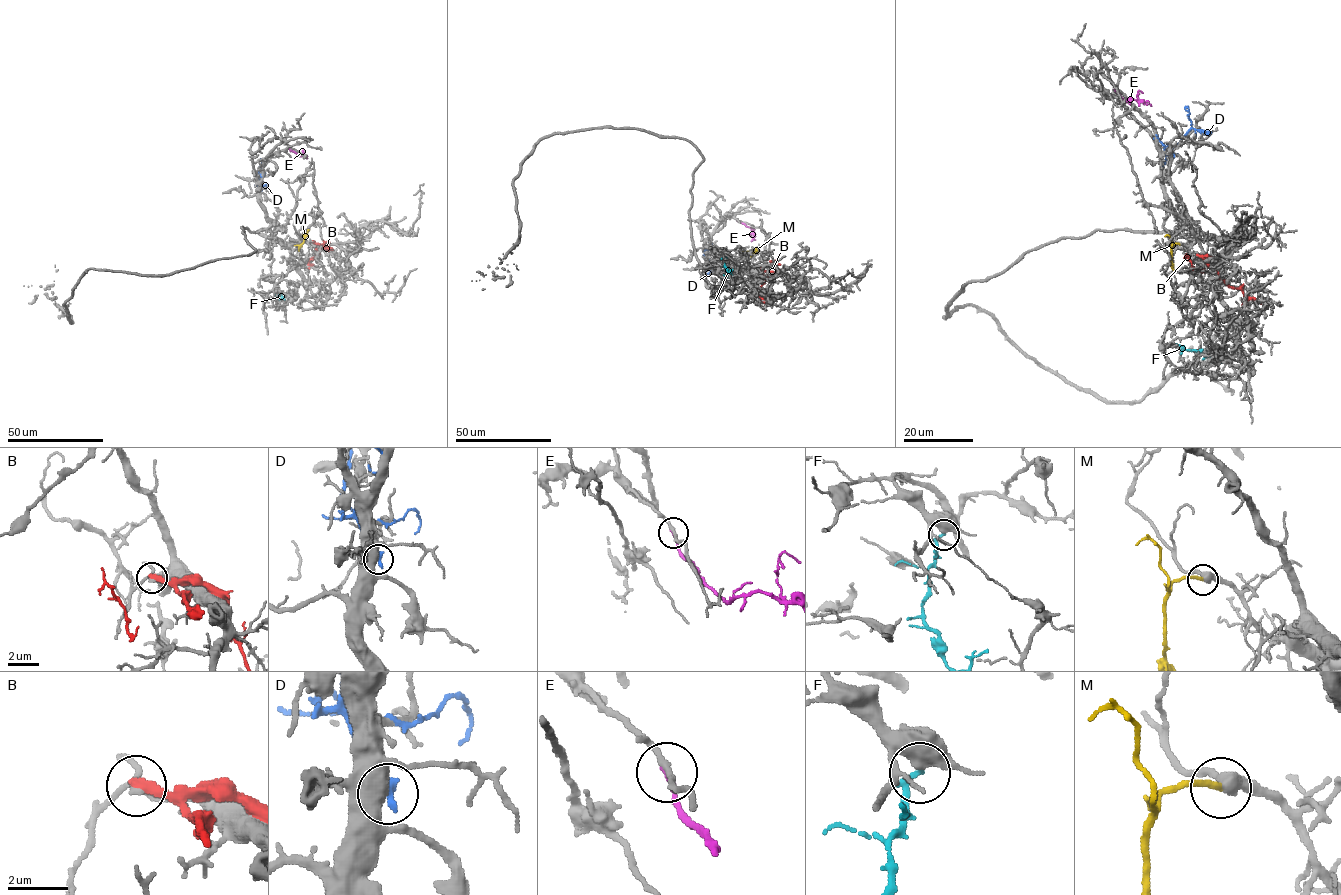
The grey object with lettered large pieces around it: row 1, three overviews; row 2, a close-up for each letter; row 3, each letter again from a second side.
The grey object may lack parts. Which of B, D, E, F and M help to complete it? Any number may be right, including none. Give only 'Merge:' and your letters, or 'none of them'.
Merge: M

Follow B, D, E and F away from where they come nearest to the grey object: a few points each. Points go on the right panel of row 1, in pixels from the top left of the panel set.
B: (1197, 255), (1209, 256), (1218, 276), (1229, 286), (1241, 289), (1248, 298), (1262, 302)
D: (1163, 164), (1166, 154), (1190, 129), (1208, 133)
E: (1114, 86), (1126, 101), (1138, 101), (1138, 92), (1143, 93)
F: (1177, 344), (1185, 350), (1205, 350), (1215, 359), (1216, 363), (1212, 363)

